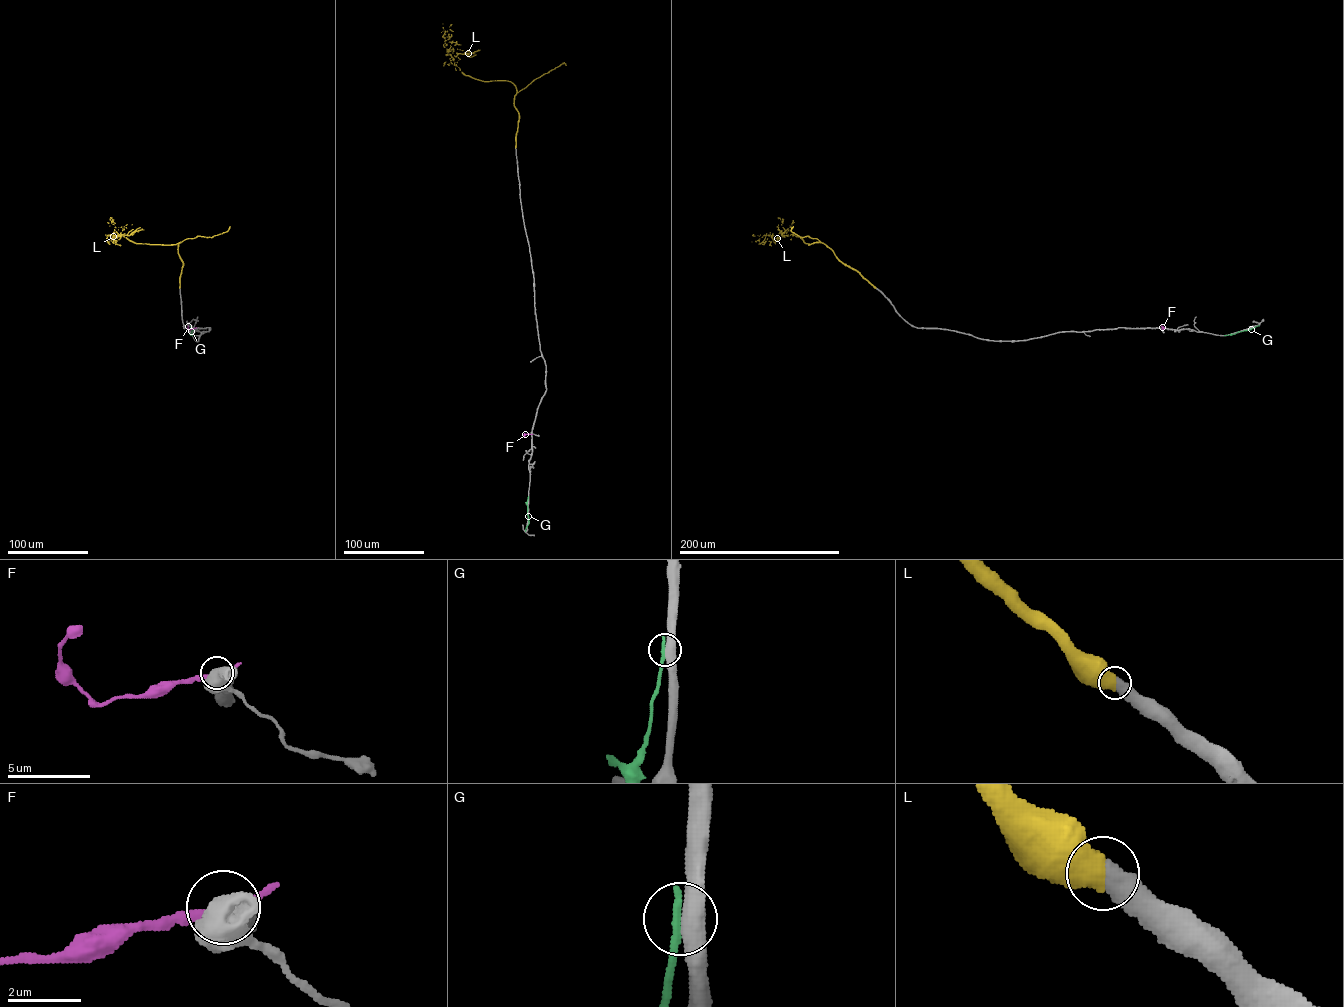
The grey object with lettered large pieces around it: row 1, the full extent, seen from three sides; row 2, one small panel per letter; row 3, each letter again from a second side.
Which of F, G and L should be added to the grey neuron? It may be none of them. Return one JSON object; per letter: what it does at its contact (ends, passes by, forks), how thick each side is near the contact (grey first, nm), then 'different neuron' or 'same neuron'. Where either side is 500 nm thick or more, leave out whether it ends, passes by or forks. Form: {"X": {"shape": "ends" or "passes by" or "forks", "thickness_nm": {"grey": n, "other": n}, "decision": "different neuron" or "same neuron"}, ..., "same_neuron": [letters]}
{"F": {"thickness_nm": {"grey": 550, "other": 180}, "decision": "different neuron"}, "G": {"shape": "ends", "thickness_nm": {"grey": 480, "other": 240}, "decision": "different neuron"}, "L": {"thickness_nm": {"grey": 550, "other": 650}, "decision": "same neuron"}, "same_neuron": ["L"]}

